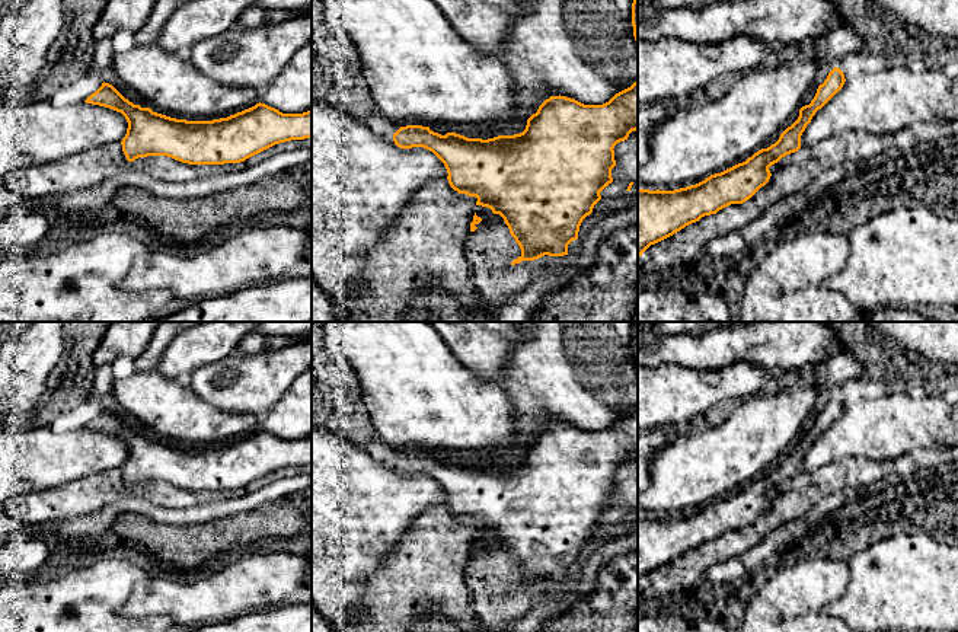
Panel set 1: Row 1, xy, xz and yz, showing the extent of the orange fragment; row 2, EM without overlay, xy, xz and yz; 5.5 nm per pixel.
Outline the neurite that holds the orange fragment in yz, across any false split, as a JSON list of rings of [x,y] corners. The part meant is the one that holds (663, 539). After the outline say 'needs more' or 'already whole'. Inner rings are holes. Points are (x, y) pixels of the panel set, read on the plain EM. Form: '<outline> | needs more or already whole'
[[[834,393],[809,431],[799,435],[798,446],[788,453],[779,466],[761,475],[721,499],[674,517],[638,516],[638,584],[651,572],[705,542],[716,540],[731,530],[743,530],[764,513],[772,499],[769,494],[786,481],[801,475],[801,462],[812,443],[844,411],[840,395]]] | already whole

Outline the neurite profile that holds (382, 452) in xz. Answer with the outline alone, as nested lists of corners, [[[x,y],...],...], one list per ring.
[[[377,437],[370,440],[364,446],[364,450],[379,463],[393,463],[397,453],[390,444],[381,441]]]

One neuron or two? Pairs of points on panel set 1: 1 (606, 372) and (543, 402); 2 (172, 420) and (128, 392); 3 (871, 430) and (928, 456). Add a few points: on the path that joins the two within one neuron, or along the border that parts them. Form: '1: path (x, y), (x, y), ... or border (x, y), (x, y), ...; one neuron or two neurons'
1: path (590, 372), (572, 373), (559, 386); one neuron
2: path (162, 409), (149, 396), (139, 393); one neuron
3: border (942, 447), (916, 447), (909, 453); two neurons

